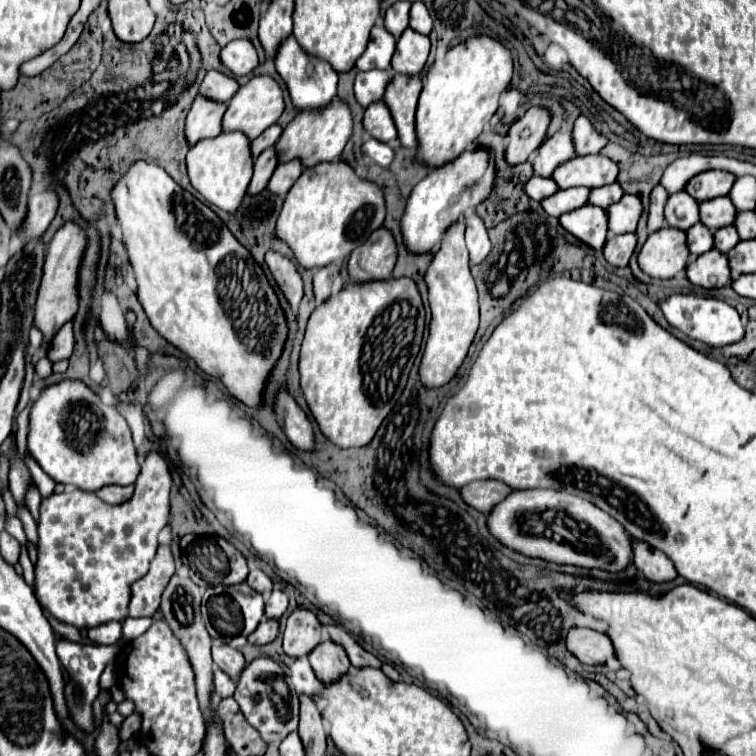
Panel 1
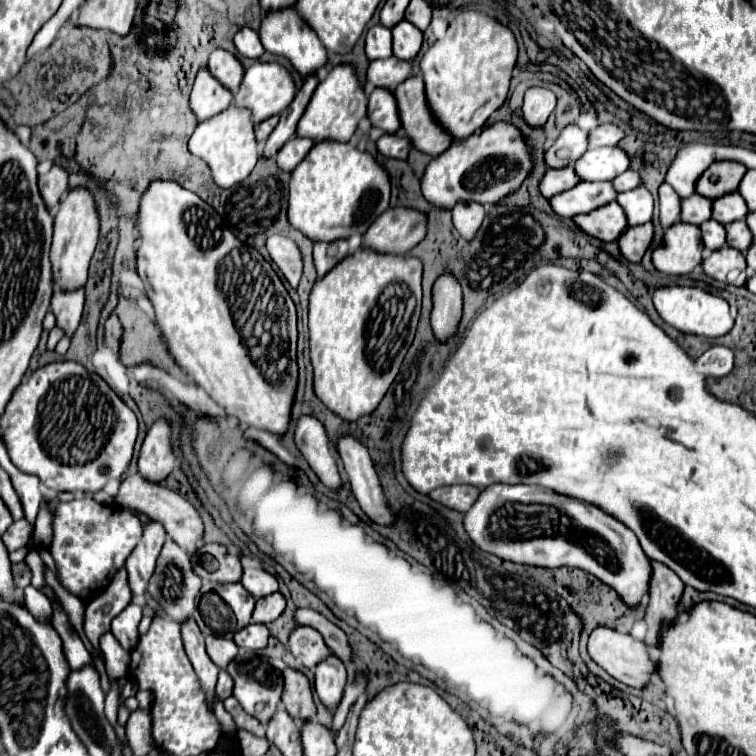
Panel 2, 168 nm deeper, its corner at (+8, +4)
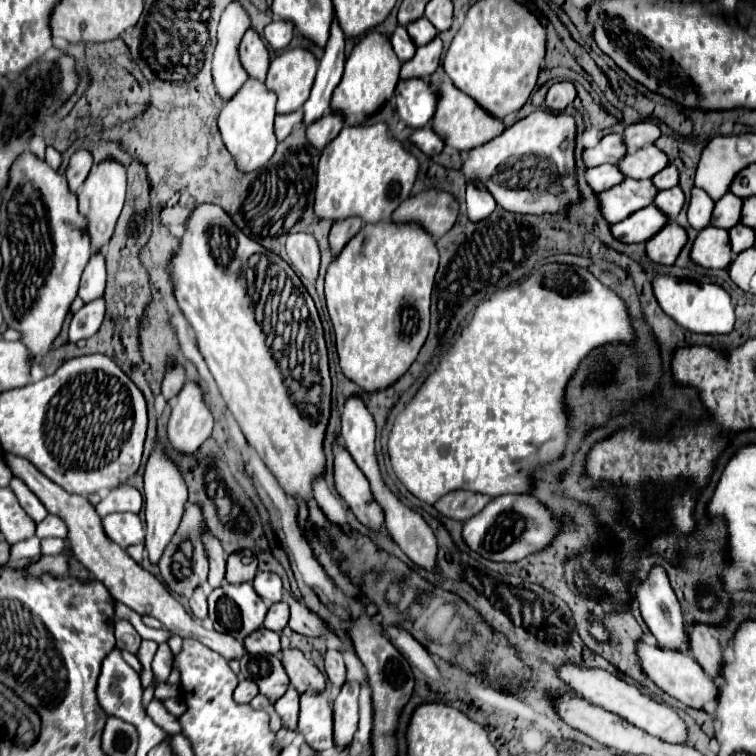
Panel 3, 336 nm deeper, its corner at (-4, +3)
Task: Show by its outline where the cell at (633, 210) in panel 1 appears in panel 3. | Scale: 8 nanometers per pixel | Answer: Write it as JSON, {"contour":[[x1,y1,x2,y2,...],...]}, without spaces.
{"contour":[[680,186,670,188,670,190,660,190,658,196,656,196,656,200,654,200,654,204,664,214,668,214,670,220,674,220,680,214,680,210,684,208,684,202,686,202,686,196,684,196,684,192,682,192]]}

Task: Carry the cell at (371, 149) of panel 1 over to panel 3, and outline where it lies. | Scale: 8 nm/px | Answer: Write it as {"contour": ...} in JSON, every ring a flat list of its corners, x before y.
{"contour":[[424,126,414,130,412,138,410,138,422,152,426,152,428,156,440,154,444,150,444,140,432,130,432,126]]}

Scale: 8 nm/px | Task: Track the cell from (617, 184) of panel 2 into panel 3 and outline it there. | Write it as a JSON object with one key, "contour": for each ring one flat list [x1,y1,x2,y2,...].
{"contour":[[670,164,670,166,666,166,660,174,656,174,652,180,654,180,654,184,656,184,660,190,674,188,674,186,678,186,678,182,680,182,680,172,678,172,678,168,676,168,674,164]]}

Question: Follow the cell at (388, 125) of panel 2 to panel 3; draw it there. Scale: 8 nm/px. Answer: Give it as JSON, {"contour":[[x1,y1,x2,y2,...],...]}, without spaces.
{"contour":[[422,78,400,80,396,88,396,108,400,120,404,120,412,128,426,126,438,104,438,90,432,88]]}

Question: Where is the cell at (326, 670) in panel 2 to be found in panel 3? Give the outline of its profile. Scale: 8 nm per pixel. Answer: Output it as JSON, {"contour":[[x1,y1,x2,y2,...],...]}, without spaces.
{"contour":[[346,682,334,704,334,742,336,748,348,748,358,730,358,690,354,682]]}

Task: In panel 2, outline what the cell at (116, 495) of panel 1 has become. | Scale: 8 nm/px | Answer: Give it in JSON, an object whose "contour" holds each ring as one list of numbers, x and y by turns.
{"contour":[[132,475,132,477,126,477,120,487,118,487,118,493,114,495,114,503,120,505,120,507,128,507,128,509,136,509,136,511,142,511,146,513,150,519,158,521,164,525,166,533,180,545,180,547,186,547,190,553,196,551,196,543,202,539,202,519,200,515,196,513,196,509,186,501,182,499,176,491,164,487,164,485,158,485,158,483,150,483,150,481,144,481,140,475]]}

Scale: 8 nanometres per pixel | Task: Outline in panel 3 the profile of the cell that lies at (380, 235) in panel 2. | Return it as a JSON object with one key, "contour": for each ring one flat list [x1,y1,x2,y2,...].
{"contour":[[426,190,406,198,392,214,394,222,420,222,434,240,444,236,460,212,458,200,444,190]]}

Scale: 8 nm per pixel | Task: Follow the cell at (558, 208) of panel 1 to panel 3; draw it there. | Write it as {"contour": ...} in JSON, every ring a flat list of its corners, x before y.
{"contour":[[624,180,622,184,600,192,602,214,610,224,616,224,636,210,642,210,654,202,658,188,652,186,652,180]]}

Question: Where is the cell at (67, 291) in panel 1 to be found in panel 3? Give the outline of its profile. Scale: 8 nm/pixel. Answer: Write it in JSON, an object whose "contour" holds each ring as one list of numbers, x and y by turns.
{"contour":[[106,158,100,164,96,164,86,182,78,190,78,202,80,202,80,212,90,220,88,224,88,234,92,238,92,250,104,250,108,240,112,238,116,220,120,216,120,210,124,206,124,194,126,194,126,166,120,164,118,160]]}

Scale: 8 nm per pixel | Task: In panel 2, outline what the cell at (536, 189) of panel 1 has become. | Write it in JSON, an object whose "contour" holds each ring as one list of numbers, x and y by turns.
{"contour":[[564,167,564,169,546,169,544,177,540,179,540,193,544,197,552,197,556,193,562,193,570,187,574,187,580,179,576,177,576,173,570,169,570,167]]}

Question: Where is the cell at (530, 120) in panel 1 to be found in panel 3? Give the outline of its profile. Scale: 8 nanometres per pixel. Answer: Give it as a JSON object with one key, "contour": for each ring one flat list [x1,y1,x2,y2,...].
{"contour":[[560,82,554,84,548,94,546,94,546,106,550,110,564,110,566,106,570,106,576,98,576,88,572,82]]}

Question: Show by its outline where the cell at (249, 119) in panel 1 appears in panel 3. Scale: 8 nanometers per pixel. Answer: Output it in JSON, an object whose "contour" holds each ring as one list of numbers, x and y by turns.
{"contour":[[304,48,284,50,272,60,266,84,278,96,276,104,278,114,288,114,304,106,316,70,318,70,316,56]]}

